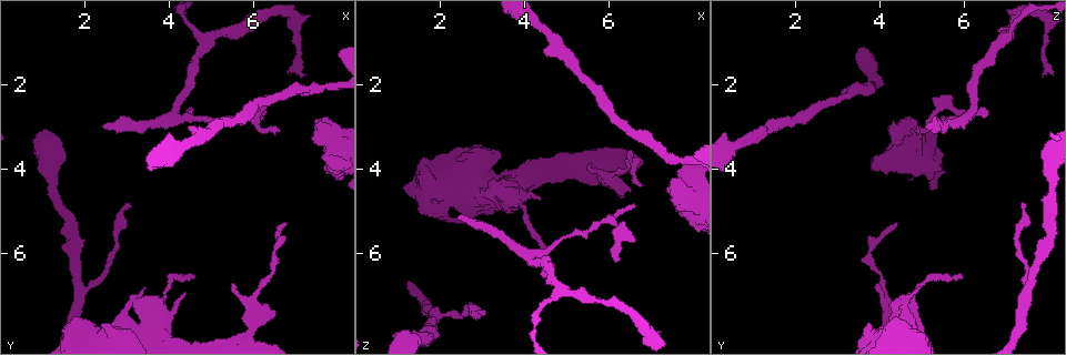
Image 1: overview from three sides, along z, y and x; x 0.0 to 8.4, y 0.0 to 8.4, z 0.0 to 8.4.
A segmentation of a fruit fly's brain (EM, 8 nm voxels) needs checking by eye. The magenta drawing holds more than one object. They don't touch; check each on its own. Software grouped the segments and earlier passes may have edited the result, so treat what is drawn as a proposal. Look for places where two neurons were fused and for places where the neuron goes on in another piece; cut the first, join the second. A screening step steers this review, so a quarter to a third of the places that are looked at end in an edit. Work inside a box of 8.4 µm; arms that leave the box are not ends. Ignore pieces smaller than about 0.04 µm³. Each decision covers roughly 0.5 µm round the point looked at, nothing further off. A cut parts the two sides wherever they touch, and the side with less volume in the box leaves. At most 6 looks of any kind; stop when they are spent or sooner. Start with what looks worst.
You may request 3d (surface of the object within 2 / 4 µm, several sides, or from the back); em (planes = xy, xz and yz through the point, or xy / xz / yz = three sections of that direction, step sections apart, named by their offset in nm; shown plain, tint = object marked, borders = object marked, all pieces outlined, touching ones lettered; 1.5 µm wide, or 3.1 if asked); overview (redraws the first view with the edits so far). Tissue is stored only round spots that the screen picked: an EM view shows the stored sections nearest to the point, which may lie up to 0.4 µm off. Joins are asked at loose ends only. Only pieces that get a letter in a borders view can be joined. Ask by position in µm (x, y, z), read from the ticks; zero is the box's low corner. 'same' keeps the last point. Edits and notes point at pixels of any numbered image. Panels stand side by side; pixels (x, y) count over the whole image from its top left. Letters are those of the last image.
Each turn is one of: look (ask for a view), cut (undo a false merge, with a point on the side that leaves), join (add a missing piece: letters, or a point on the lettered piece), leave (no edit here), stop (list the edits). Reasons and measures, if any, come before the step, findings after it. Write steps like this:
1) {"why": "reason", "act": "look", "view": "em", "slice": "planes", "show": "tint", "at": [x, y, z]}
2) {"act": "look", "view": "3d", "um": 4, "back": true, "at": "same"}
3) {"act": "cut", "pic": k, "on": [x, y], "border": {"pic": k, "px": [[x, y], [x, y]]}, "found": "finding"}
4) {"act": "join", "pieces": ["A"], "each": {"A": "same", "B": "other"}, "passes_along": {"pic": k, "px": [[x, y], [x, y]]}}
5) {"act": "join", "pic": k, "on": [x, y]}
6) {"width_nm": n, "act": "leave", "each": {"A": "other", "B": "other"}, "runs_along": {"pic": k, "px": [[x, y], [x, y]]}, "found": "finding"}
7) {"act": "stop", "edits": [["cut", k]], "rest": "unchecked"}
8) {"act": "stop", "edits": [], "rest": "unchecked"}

{"why": "free end", "act": "look", "view": "3d", "um": 2, "at": [2.45, 3.00, 5.20]}

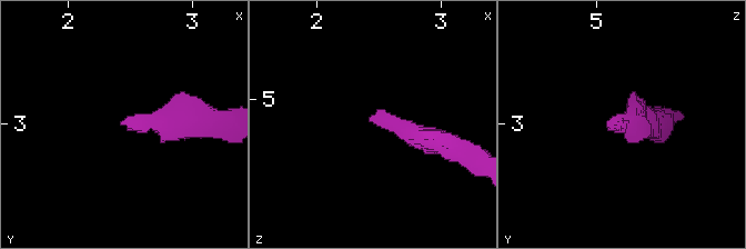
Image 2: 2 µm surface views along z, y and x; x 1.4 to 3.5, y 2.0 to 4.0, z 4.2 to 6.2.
{"act": "look", "view": "em", "slice": "xz", "step": 4, "show": "borders", "at": [2.44, 3.00, 5.14]}

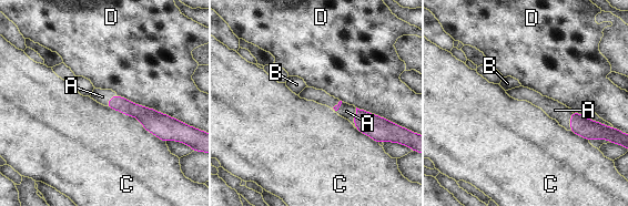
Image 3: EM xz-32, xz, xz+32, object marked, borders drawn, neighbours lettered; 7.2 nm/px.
{"act": "look", "view": "em", "slice": "planes", "show": "borders", "at": "same"}

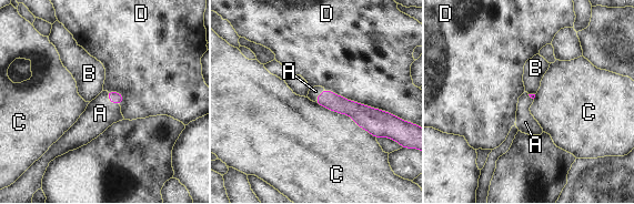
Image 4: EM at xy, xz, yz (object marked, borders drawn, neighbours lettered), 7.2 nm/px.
{"act": "join", "pic": 4, "on": [100, 113], "each": {"A": "same", "B": "other", "C": "other", "D": "other"}, "passes_along": {"pic": 4, "px": [[116, 98], [110, 101], [100, 113]]}, "found": "it goes on there"}

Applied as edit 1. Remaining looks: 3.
{"why": "redraw", "act": "look", "view": "overview"}

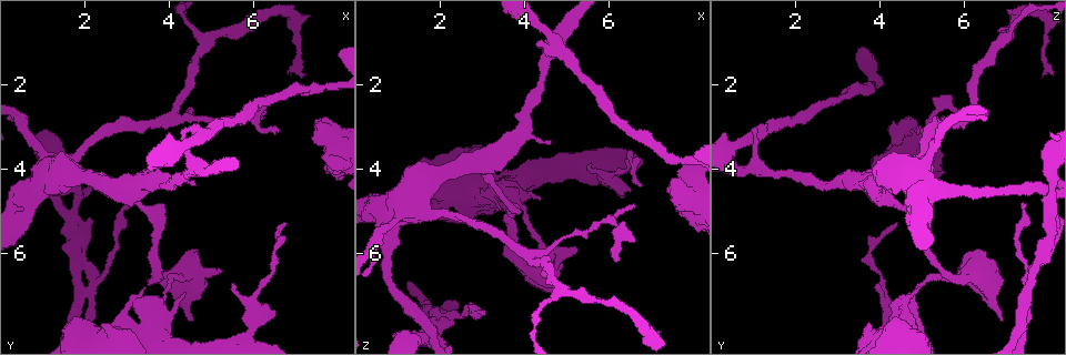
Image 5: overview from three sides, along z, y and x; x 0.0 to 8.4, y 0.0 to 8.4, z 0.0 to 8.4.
{"why": "long arm stops here", "act": "look", "view": "3d", "um": 2, "back": true, "at": [3.15, 4.85, 7.40]}

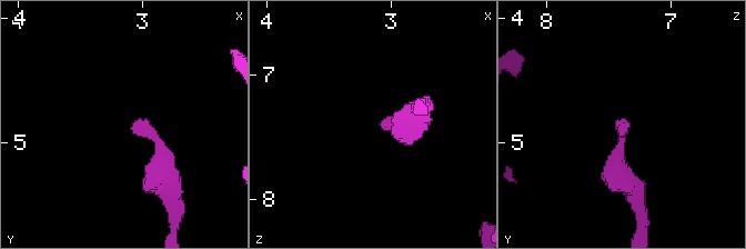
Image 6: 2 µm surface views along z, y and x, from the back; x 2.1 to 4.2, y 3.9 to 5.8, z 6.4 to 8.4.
{"act": "look", "view": "em", "slice": "xz", "step": 8, "show": "borders", "at": [3.08, 4.86, 7.36]}

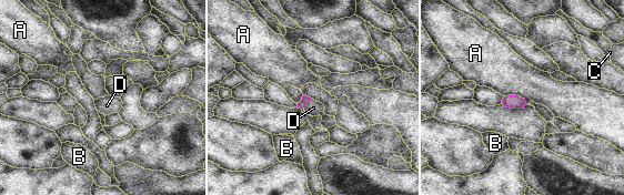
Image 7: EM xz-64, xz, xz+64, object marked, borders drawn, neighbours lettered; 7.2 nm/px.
{"act": "join", "pic": 7, "on": [313, 108], "each": {"A": "other", "B": "other", "C": "other", "D": "same"}, "passes_along": {"pic": 7, "px": [[300, 105], [307, 103], [313, 108]]}, "found": "it goes on there"}

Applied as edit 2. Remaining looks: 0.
{"act": "stop", "edits": [["join", 4], ["join", 7]], "rest": "unchecked"}

